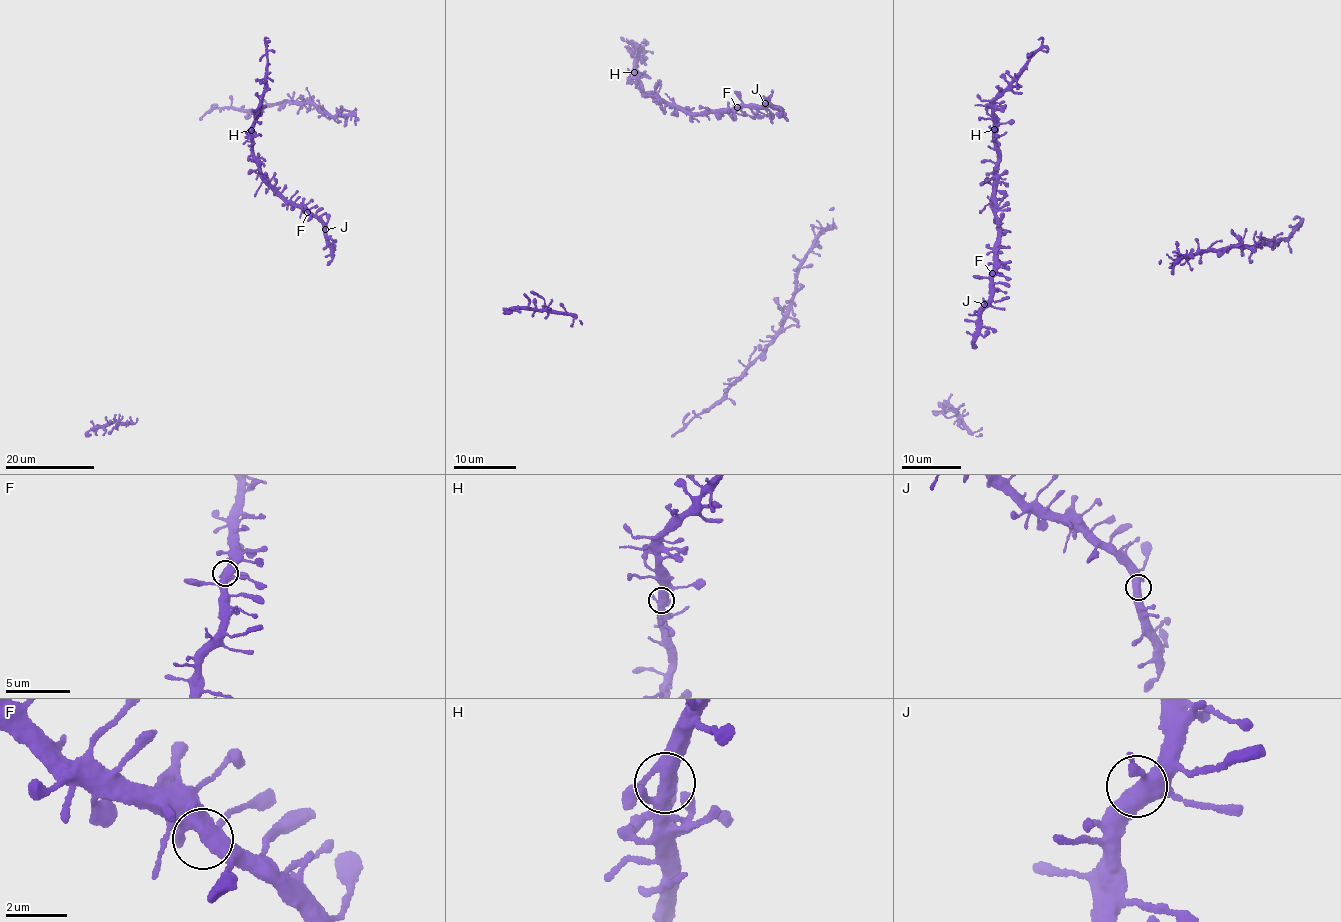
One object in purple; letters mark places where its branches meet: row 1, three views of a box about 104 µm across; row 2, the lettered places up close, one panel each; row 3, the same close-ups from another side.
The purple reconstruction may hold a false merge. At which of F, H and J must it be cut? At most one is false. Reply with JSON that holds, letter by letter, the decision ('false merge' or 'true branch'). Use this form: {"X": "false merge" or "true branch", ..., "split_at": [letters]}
{"F": "true branch", "H": "true branch", "J": "true branch", "split_at": []}

